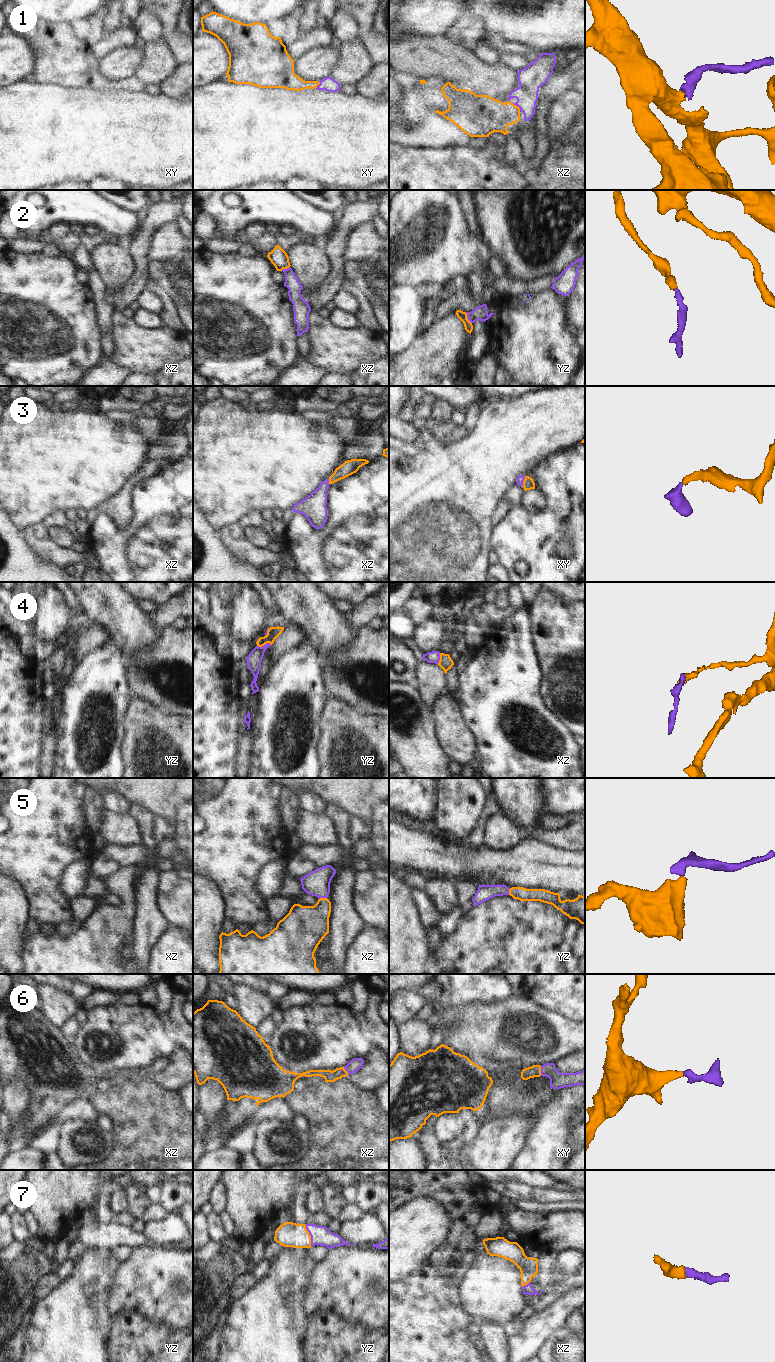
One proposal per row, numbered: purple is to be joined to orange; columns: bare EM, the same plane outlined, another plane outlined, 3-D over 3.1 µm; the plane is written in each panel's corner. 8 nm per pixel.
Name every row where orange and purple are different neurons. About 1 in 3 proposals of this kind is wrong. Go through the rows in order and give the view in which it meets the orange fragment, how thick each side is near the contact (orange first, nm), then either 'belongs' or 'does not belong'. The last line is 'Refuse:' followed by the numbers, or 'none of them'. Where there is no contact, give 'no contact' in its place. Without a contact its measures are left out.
1: contact in xz; calibres 280 and 190 nm; belongs
2: contact in yz; calibres 70 and 110 nm; belongs
3: contact in xy; calibres 90 and 60 nm; belongs
4: contact in yz; calibres 100 and 120 nm; does not belong
5: contact in xz; calibres 320 and 200 nm; belongs
6: contact in xy; calibres 100 and 140 nm; belongs
7: contact in yz; calibres 200 and 160 nm; belongs
Refuse: 4

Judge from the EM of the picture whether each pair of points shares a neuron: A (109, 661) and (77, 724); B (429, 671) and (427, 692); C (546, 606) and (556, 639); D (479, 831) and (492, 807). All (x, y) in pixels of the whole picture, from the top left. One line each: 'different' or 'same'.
A: same
B: same
C: same
D: same

